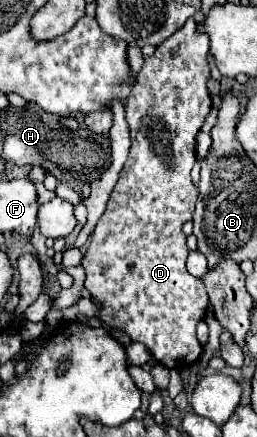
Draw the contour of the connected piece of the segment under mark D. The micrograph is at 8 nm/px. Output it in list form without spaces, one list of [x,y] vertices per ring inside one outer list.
[[[190,17],[180,31],[166,39],[166,43],[158,45],[152,57],[146,57],[130,101],[126,101],[126,121],[132,139],[130,155],[82,259],[86,269],[84,287],[90,291],[92,301],[100,305],[100,325],[126,331],[132,341],[146,345],[146,349],[168,369],[188,369],[200,359],[202,345],[196,339],[196,325],[204,319],[210,305],[202,279],[192,277],[186,271],[188,247],[186,235],[182,233],[182,225],[192,219],[194,203],[198,199],[198,187],[190,179],[190,169],[196,161],[196,133],[212,105],[206,87],[210,77],[206,61],[208,49],[208,35],[200,33],[196,19]]]

